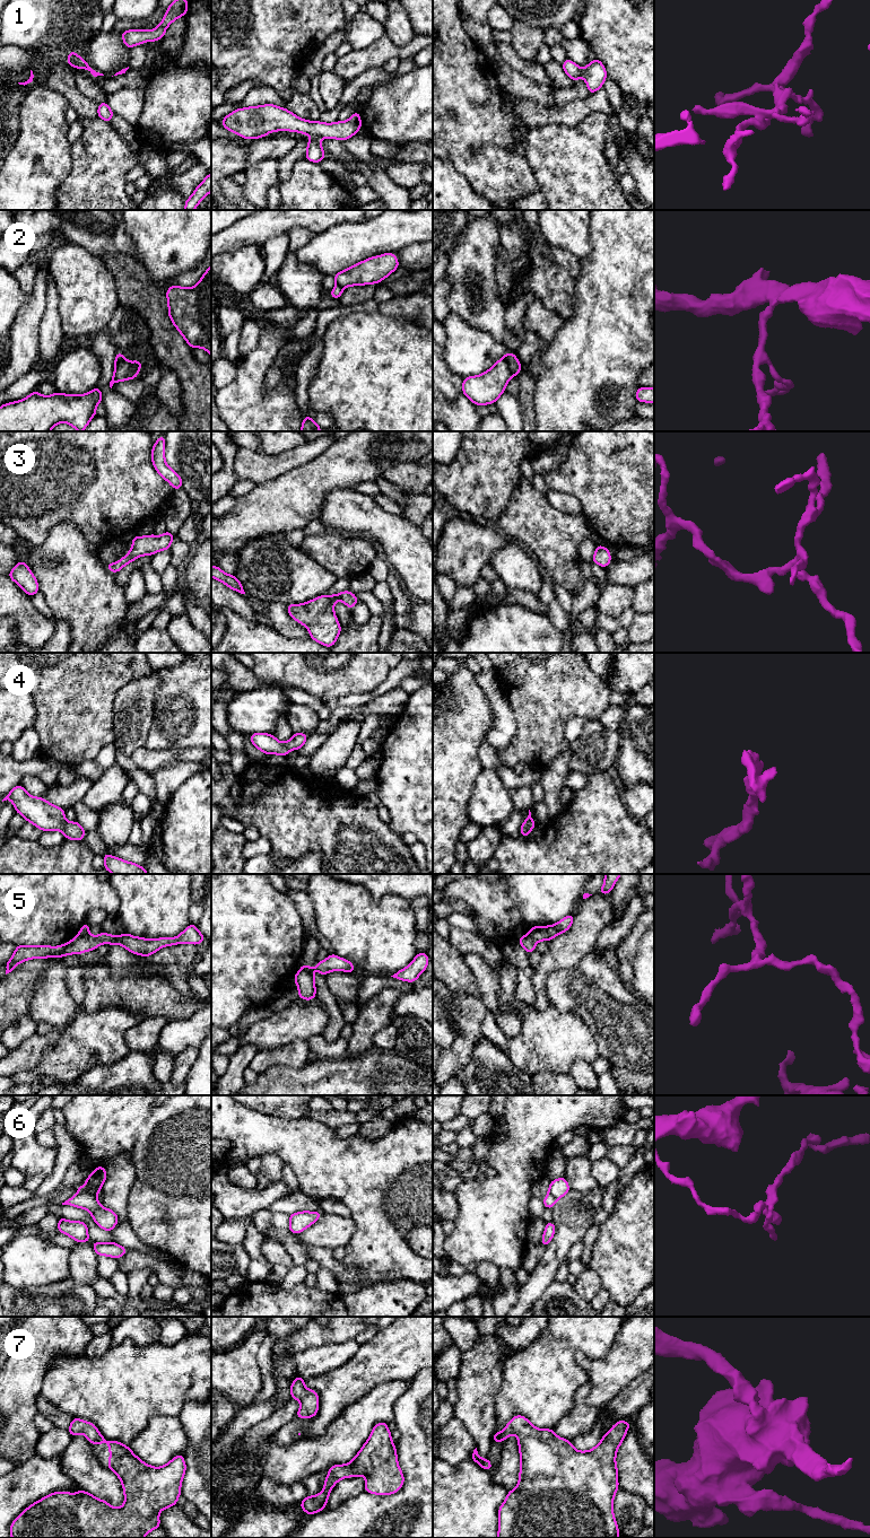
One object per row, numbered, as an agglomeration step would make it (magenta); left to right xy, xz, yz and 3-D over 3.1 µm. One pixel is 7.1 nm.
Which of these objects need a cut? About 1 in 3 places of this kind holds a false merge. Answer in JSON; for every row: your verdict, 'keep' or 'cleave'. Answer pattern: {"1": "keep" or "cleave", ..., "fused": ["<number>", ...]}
{"1": "cleave", "2": "cleave", "3": "keep", "4": "keep", "5": "cleave", "6": "cleave", "7": "keep", "fused": ["1", "2", "5", "6"]}

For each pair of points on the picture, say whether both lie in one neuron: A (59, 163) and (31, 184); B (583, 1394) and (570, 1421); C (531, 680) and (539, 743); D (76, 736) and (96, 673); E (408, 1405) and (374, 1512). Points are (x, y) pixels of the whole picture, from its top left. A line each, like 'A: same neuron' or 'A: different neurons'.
A: same neuron
B: same neuron
C: same neuron
D: same neuron
E: same neuron

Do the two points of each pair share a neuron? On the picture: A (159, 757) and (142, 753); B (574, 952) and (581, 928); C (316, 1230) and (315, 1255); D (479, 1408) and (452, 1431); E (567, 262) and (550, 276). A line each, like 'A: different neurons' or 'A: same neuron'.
A: same neuron
B: same neuron
C: different neurons
D: different neurons
E: different neurons

